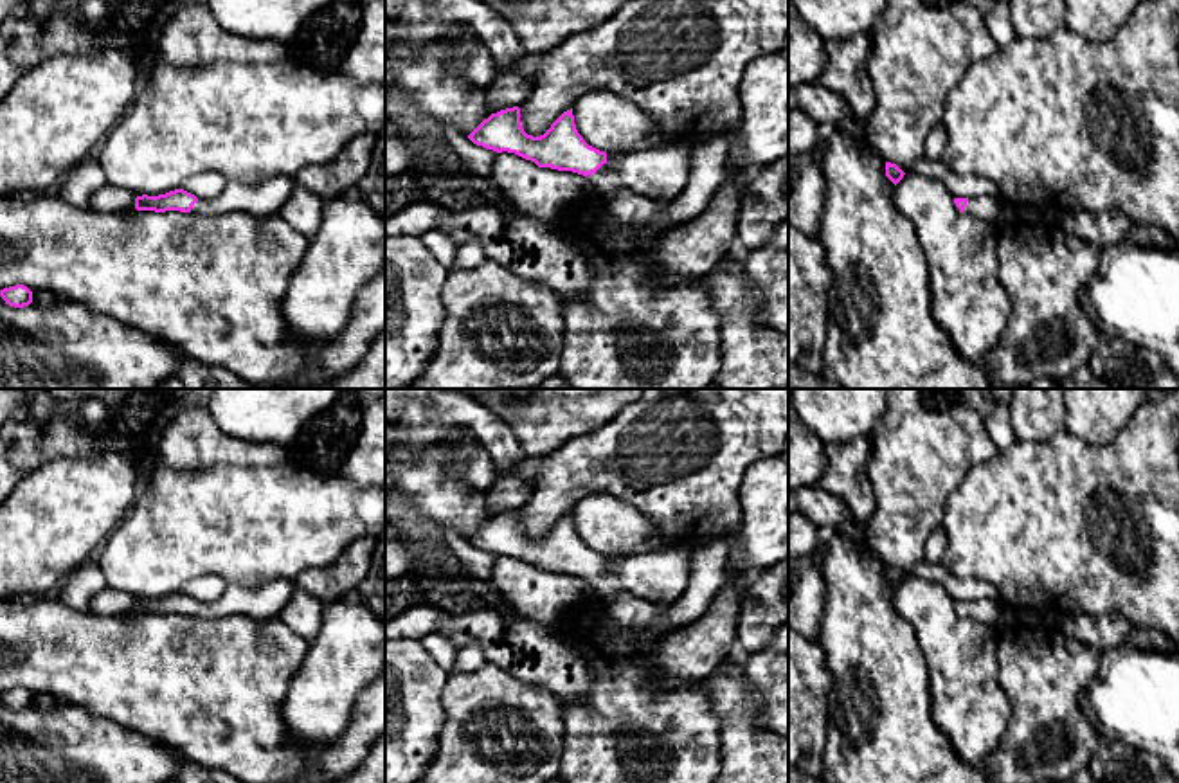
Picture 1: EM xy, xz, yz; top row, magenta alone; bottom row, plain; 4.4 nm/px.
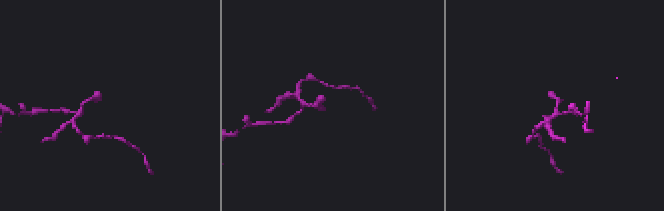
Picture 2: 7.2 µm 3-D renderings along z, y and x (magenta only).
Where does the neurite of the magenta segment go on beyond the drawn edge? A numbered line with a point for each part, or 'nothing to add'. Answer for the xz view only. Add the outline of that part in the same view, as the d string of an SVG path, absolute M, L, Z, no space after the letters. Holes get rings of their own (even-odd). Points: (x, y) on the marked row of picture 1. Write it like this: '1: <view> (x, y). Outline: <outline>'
1: xz (659, 173). Outline: M691 139L630 153L623 162L603 164L596 173L585 176L590 194L605 203L621 189L648 200L680 200L689 178Z

